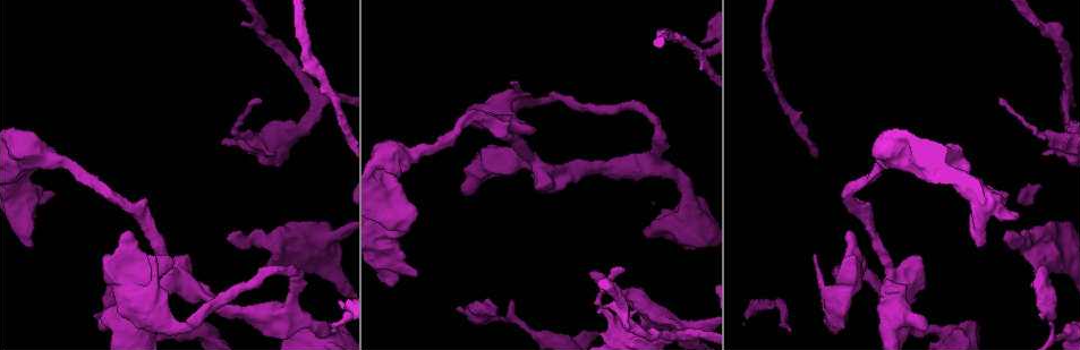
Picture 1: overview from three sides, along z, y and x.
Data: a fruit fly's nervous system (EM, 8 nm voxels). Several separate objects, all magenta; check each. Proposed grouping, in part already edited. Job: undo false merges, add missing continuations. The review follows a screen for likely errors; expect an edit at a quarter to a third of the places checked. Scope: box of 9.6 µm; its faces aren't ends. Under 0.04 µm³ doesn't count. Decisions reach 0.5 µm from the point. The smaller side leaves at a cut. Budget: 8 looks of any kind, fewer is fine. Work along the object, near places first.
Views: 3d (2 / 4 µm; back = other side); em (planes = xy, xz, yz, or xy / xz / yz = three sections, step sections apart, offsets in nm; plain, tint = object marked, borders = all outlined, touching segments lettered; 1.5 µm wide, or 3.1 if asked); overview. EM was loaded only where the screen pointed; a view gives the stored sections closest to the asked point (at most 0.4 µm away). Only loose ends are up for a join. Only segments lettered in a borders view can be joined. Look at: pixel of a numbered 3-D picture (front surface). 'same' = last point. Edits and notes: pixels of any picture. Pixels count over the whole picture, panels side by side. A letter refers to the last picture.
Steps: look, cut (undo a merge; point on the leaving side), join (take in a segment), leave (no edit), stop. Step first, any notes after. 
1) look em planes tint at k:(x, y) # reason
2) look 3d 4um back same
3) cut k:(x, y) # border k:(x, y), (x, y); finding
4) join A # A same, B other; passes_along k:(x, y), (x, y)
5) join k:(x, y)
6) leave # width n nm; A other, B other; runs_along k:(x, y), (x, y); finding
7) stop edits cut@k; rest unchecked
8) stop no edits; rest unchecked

look em planes borders at 1:(1033, 271) # stops while still wide

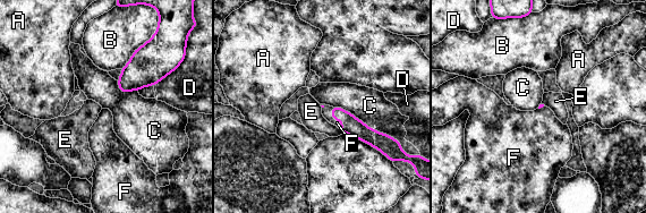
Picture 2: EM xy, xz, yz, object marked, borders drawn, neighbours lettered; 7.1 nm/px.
join F # A other, B other, C other, D other, E other, F same; passes_along 2:(351, 126), (334, 119), (326, 111); it goes on there

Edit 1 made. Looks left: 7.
look overview # redraw

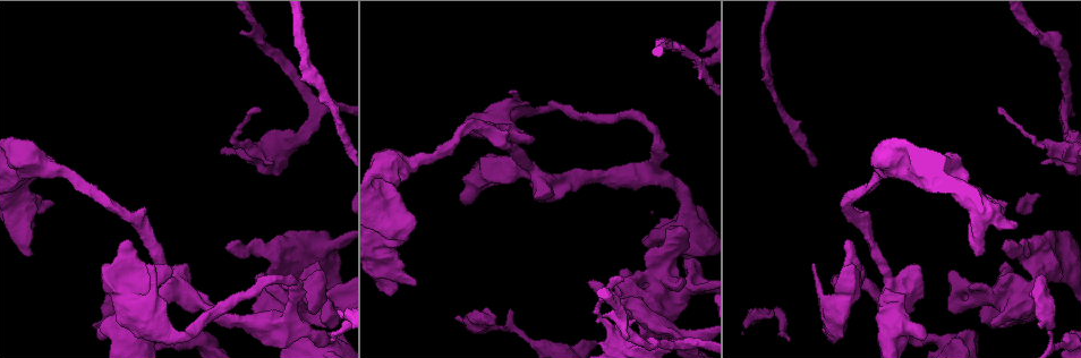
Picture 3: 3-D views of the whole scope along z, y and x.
look em planes borders at 3:(981, 253) # branch stops here

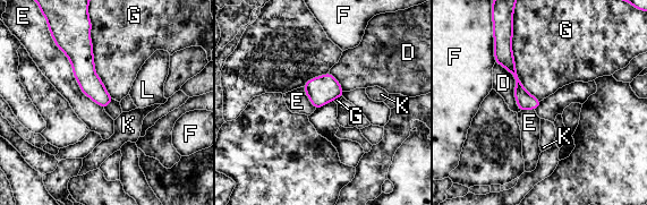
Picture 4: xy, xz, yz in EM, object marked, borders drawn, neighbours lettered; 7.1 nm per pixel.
leave # D other, E other, F other, G other, K other, L other; runs_along 4:(86, 35), (84, 73), (103, 103); none of them fits

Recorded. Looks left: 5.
look 3d 4um back at 3:(94, 324) # an open end

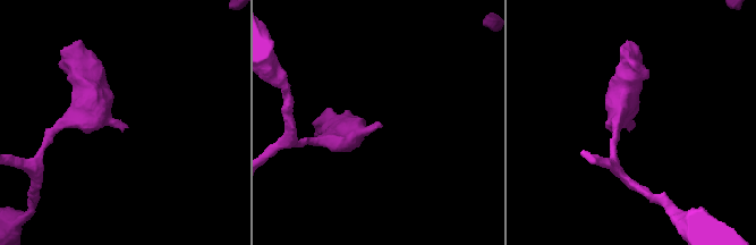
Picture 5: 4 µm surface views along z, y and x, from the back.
look em planes borders at 5:(378, 125) # shape alone is not enough

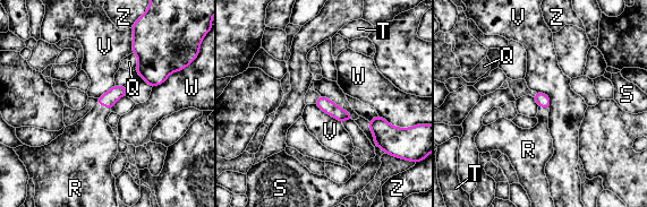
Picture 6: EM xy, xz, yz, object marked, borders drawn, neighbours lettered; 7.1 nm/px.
join R # Q other, R same, S other, T other, V other, W other, Z other; passes_along 6:(110, 97), (103, 104), (91, 137); the neuron continues

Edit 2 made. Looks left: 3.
stop edits join@2, join@6; rest unchecked

